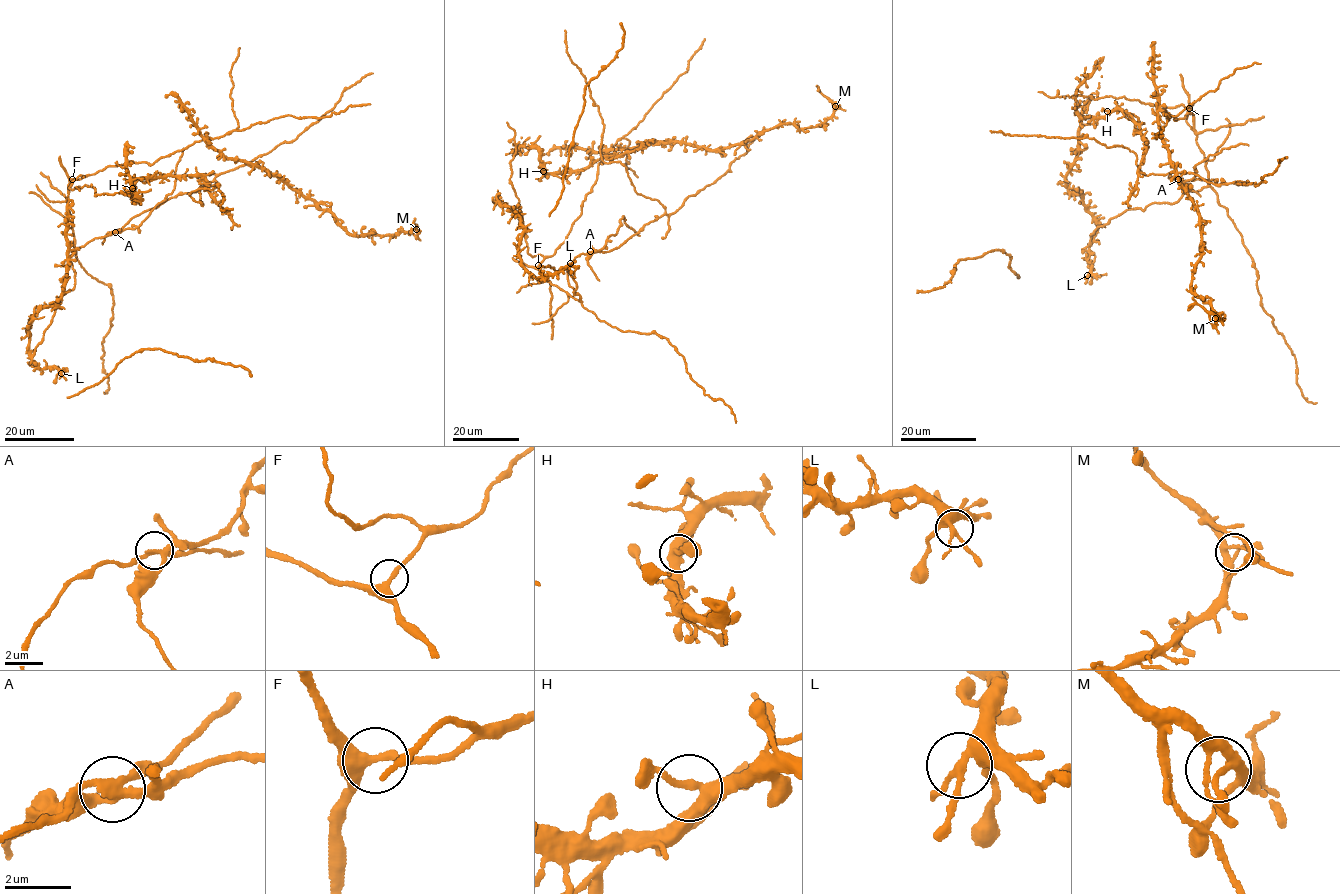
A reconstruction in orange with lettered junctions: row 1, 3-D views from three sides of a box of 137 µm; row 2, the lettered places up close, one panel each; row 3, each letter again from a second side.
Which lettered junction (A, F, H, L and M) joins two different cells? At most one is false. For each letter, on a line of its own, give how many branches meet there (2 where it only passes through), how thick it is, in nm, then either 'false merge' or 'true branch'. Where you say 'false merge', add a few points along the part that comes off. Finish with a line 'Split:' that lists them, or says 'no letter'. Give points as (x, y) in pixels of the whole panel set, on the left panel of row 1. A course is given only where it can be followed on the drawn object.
A: branches 4; calibre 240 nm; false merge; course (115, 232), (139, 226), (171, 193), (177, 163), (185, 149)
F: branches 3; calibre 280 nm; true branch
H: branches 3; calibre 240 nm; true branch
L: branches 3; calibre 240 nm; true branch
M: branches 4; calibre 240 nm; true branch
Split: A

